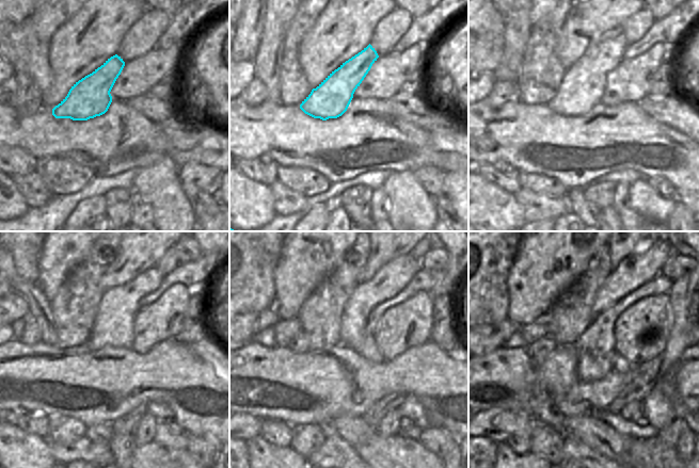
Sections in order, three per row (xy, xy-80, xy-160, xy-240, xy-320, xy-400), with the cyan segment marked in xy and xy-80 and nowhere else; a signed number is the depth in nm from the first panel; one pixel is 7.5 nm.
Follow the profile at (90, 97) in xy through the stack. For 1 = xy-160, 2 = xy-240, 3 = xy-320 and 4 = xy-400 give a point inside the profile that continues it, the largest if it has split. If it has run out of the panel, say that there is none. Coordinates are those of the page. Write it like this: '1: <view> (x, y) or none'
1: xy-160 (583, 85)
2: xy-240 (113, 326)
3: xy-320 (394, 276)
4: xy-400 (634, 271)

